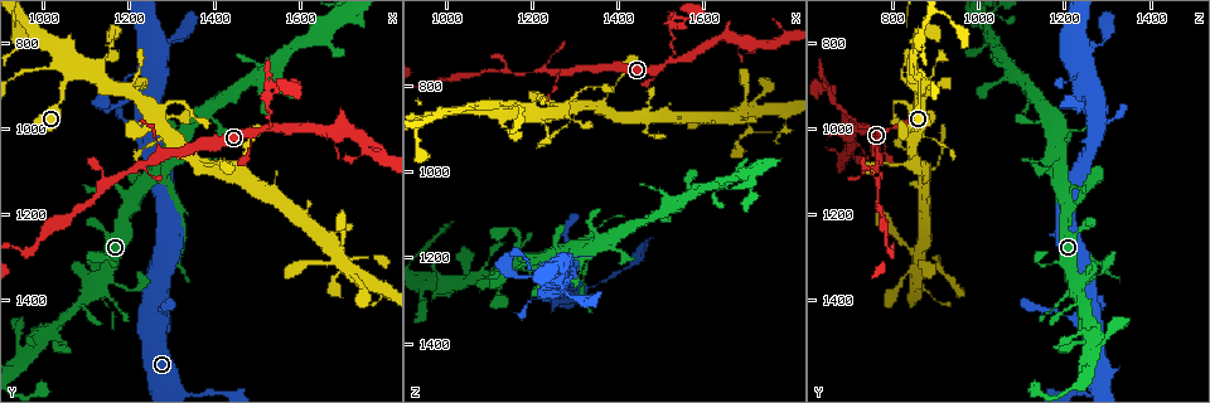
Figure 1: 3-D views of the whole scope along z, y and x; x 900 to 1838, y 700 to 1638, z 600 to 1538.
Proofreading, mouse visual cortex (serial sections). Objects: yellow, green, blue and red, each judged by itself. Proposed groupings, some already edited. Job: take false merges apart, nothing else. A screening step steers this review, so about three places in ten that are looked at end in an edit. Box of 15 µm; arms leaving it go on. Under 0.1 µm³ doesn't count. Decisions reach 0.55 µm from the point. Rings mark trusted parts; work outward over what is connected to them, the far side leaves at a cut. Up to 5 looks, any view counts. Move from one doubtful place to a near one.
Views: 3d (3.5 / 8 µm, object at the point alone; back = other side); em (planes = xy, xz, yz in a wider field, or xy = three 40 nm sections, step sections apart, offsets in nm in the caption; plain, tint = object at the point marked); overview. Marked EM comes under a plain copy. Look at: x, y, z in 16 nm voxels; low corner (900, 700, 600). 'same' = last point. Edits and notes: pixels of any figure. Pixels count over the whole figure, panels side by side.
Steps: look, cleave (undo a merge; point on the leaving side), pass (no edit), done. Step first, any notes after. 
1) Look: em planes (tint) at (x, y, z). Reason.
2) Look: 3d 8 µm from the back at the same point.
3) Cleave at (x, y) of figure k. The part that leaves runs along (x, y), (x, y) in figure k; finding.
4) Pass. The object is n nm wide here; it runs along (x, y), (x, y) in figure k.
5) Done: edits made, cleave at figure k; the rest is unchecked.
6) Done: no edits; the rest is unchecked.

Look: 3d 3.5 µm at (1525, 995, 745). Narrows sharply.

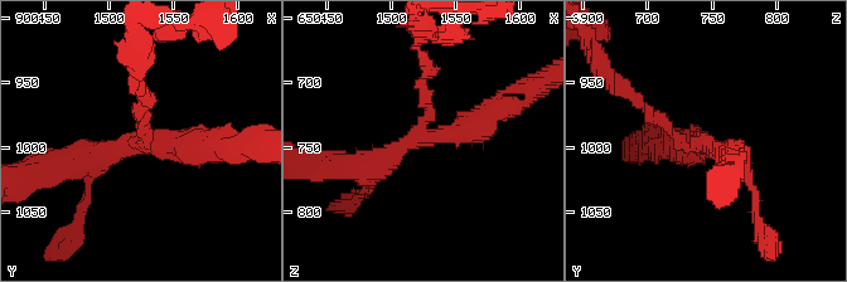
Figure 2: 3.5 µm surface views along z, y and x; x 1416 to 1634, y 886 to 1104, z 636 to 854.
Look: em xy step 1 (tint) at (1524, 998, 742). 3 arms meet here; the arms are 150, 350, 350 nm wide.

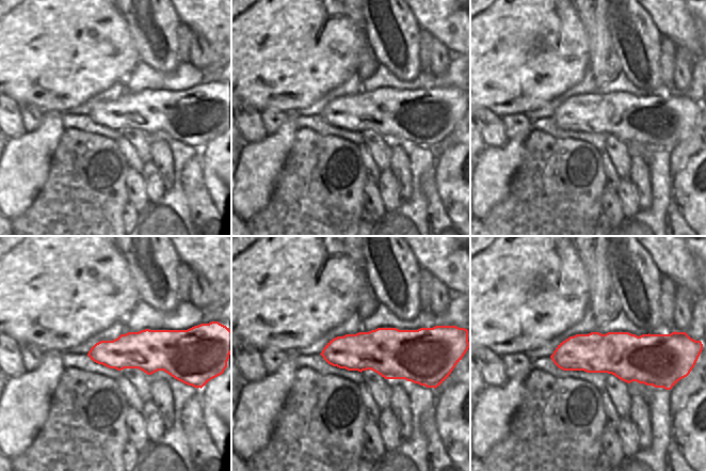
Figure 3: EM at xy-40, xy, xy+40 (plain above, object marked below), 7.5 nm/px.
Cleave at (422, 86) of figure 2. The object is 340 nm wide here; the part that leaves runs along (427, 113), (424, 33) in figure 2; a second cell is stuck on.

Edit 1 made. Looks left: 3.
Look: 3d 3.5 µm at (1255, 810, 1245). A narrow waist.

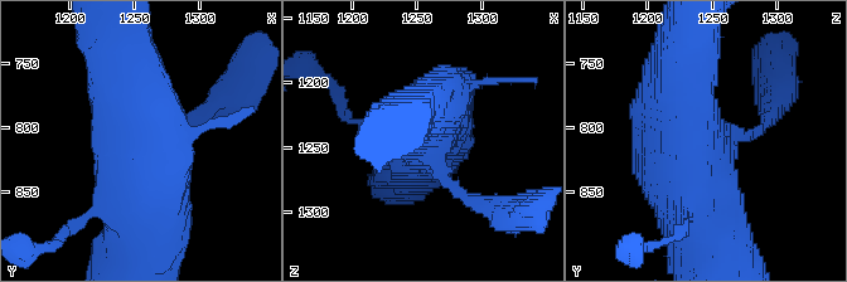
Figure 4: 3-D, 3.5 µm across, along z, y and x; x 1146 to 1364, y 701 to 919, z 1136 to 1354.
Look: em xy step 2 (tint) at (1258, 812, 1250).

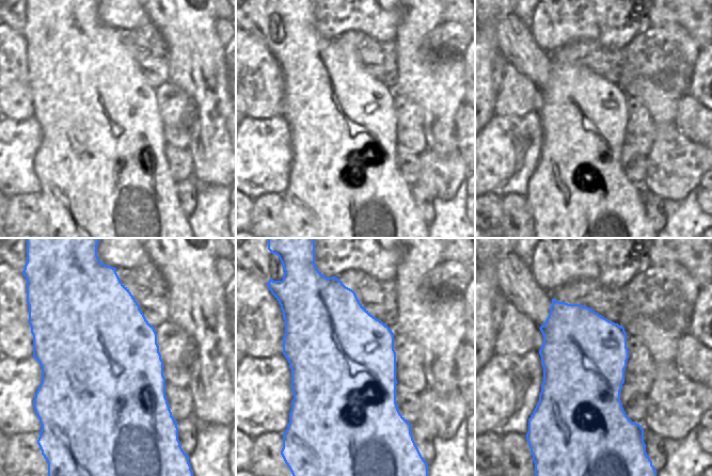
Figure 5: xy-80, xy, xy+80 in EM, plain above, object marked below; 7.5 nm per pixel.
Pass. It runs along (724, 252), (681, 97) in figure 4; continuous, no second cell.

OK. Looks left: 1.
Done: edits made, cleave at figure 2; the rest is unchecked.

